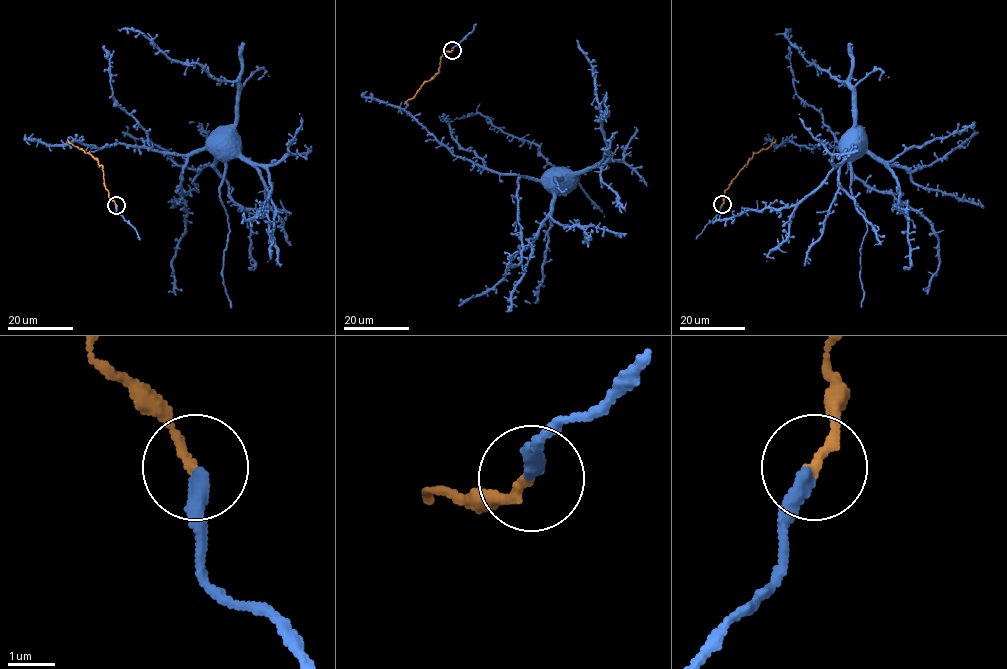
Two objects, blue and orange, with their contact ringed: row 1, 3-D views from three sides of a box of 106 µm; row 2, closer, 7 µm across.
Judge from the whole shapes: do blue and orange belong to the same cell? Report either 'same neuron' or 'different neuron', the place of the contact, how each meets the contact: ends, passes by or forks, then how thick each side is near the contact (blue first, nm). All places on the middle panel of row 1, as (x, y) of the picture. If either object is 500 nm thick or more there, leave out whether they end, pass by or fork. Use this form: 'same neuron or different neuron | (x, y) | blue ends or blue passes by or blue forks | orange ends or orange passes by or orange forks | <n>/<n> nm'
same neuron | (452, 50) | blue ends | orange ends | 320/240 nm

